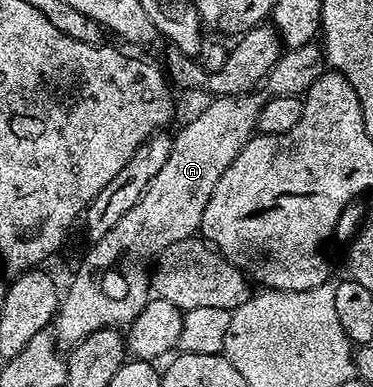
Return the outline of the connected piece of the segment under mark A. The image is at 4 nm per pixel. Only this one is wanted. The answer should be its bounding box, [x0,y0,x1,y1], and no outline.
[52,93,264,345]

